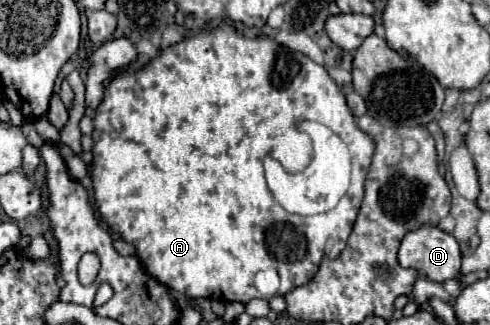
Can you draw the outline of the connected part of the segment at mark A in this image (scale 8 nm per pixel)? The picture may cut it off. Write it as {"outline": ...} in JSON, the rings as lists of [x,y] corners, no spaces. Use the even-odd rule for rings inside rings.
{"outline":[[[221,23],[217,29],[205,29],[193,37],[187,37],[175,45],[169,45],[167,49],[161,49],[159,55],[153,61],[149,61],[145,67],[141,67],[139,71],[121,71],[119,75],[115,75],[103,91],[103,101],[95,109],[91,137],[93,137],[91,179],[93,179],[94,206],[99,212],[100,219],[108,225],[109,230],[119,235],[123,241],[131,243],[135,247],[139,259],[143,261],[145,269],[159,283],[167,285],[169,289],[177,291],[179,295],[193,297],[193,299],[207,297],[207,299],[217,299],[217,301],[241,301],[241,303],[249,303],[251,299],[261,298],[260,292],[254,285],[257,273],[276,273],[280,279],[277,295],[285,295],[293,287],[299,287],[299,285],[305,285],[307,281],[311,281],[311,277],[319,269],[323,255],[329,255],[331,259],[335,259],[345,249],[347,237],[353,229],[353,223],[359,213],[359,205],[363,201],[363,183],[365,183],[367,169],[371,165],[371,157],[375,151],[375,143],[371,141],[371,137],[367,133],[363,133],[357,127],[353,113],[349,111],[349,107],[345,103],[343,91],[333,83],[333,79],[329,77],[329,73],[323,65],[311,61],[307,55],[303,55],[299,51],[293,51],[289,47],[275,43],[269,37],[249,39],[245,35],[239,35],[227,23]]]}

